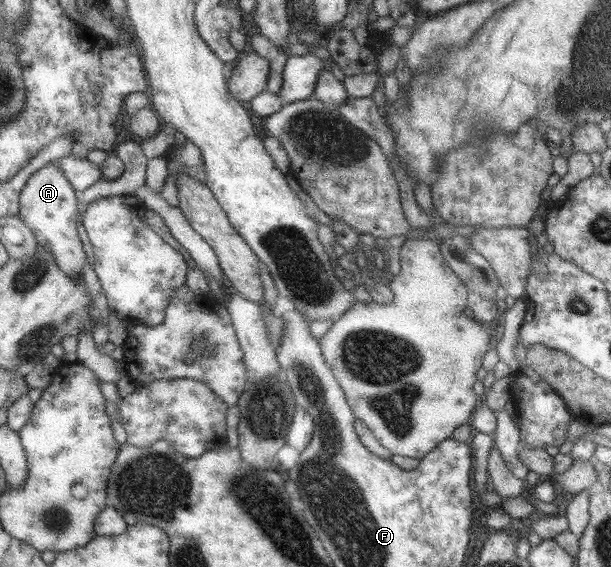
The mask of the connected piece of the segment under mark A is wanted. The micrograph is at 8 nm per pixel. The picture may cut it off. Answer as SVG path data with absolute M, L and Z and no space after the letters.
M55 162L50 163L47 167L43 167L39 171L30 177L27 187L22 191L20 195L20 218L33 230L33 233L37 236L38 245L43 246L47 251L55 256L58 266L71 277L75 279L82 279L84 277L84 267L88 264L89 257L87 257L87 251L83 247L83 241L79 237L79 217L80 201L77 195L77 191L70 179L67 179L65 172Z

